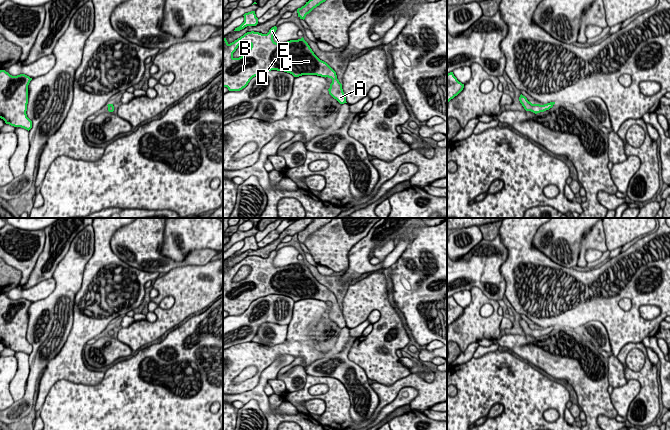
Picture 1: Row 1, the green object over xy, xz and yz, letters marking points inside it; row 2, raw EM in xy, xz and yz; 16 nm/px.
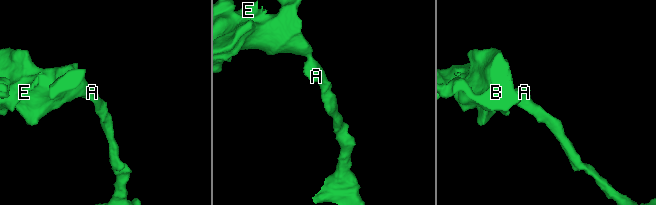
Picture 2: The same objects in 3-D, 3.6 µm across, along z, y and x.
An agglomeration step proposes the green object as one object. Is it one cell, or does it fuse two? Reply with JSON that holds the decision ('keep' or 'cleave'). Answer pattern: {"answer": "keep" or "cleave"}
{"answer": "keep"}

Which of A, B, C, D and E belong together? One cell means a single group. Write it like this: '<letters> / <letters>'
A B C D E

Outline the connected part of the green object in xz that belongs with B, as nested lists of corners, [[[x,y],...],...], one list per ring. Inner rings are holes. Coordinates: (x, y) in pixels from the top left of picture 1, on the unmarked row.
[[[274,250],[267,258],[254,255],[247,256],[230,268],[226,262],[223,262],[223,311],[227,311],[229,315],[240,315],[248,309],[253,301],[271,294],[284,295],[292,298],[294,301],[317,299],[331,302],[332,307],[328,313],[329,318],[340,328],[347,327],[342,308],[337,303],[336,296],[314,278],[304,262],[276,267],[273,264],[276,254],[277,251]],[[242,266],[249,266],[251,271],[245,279],[234,282],[233,277]]]

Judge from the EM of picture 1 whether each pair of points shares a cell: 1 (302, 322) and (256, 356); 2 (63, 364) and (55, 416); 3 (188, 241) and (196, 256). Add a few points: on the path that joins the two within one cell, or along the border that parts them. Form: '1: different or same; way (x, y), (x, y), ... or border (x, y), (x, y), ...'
1: same; way (297, 335), (283, 349), (269, 353)
2: different; border (84, 384), (58, 380), (46, 397)
3: different; border (212, 249), (193, 249), (182, 260), (171, 259)

